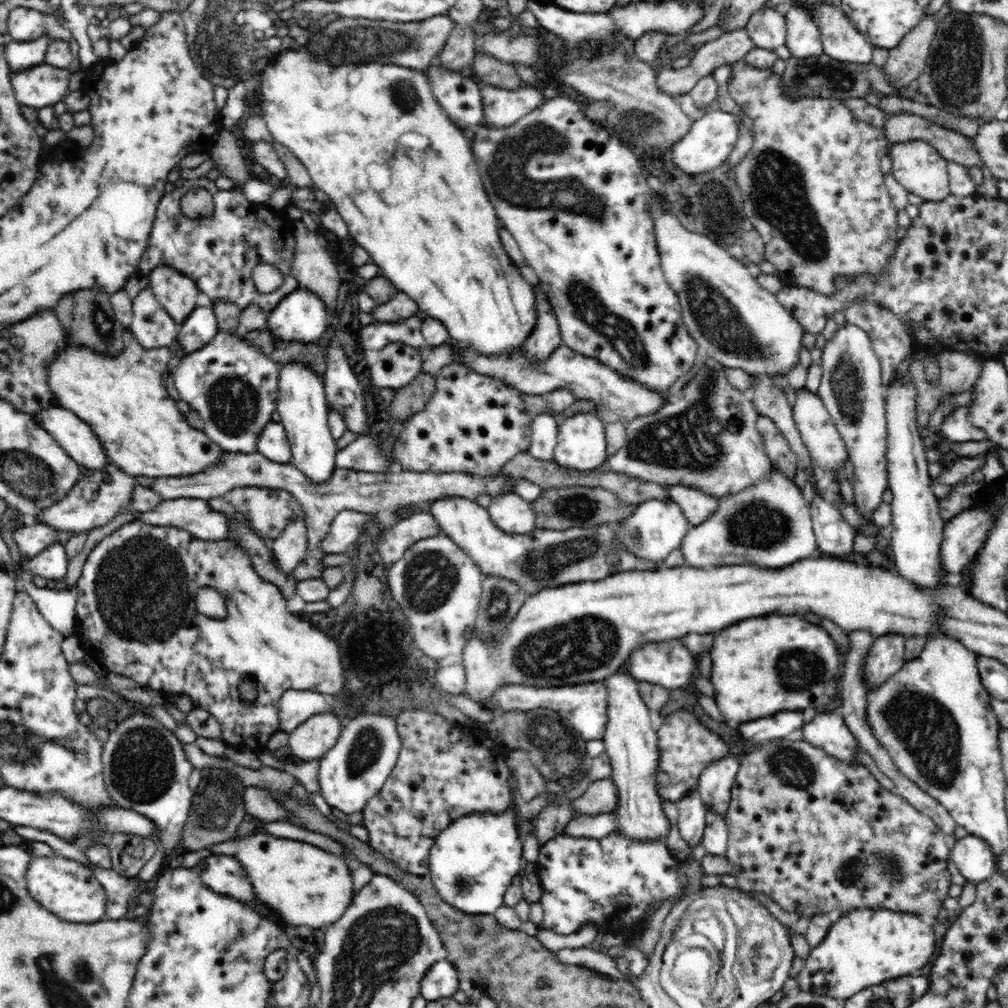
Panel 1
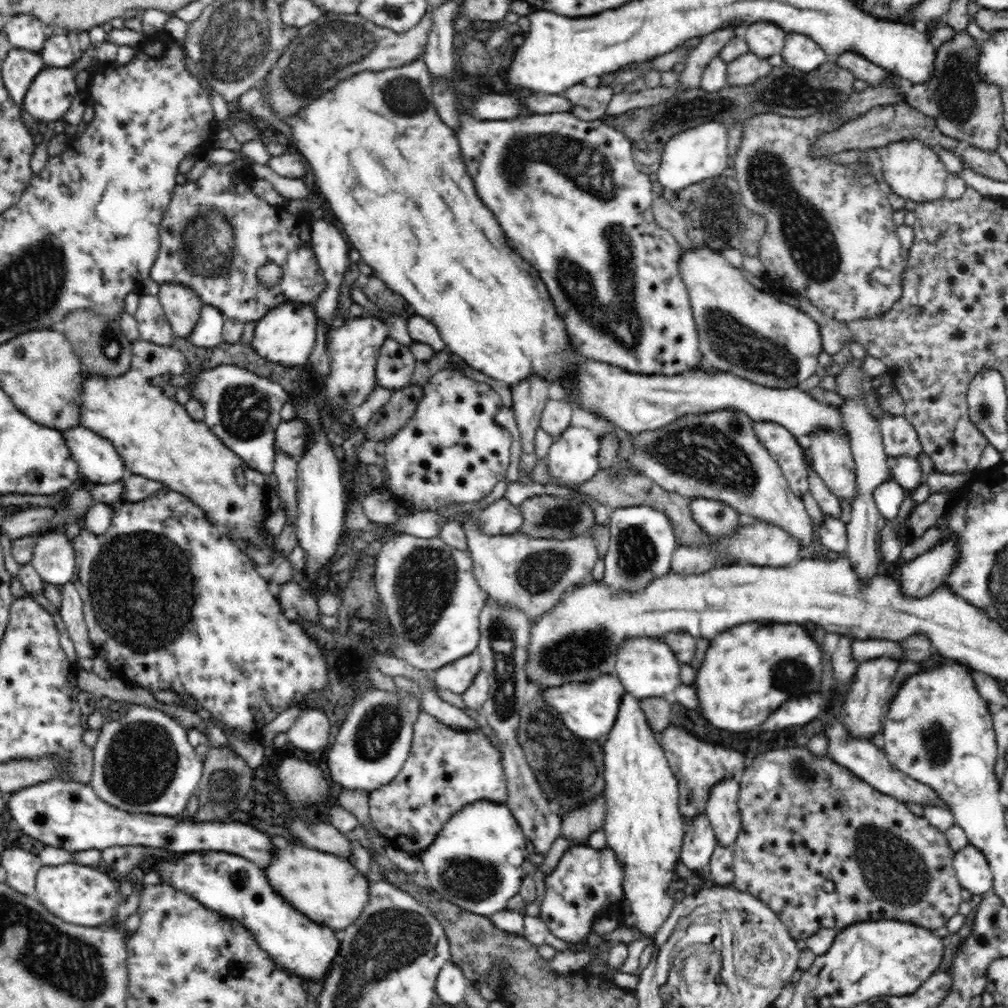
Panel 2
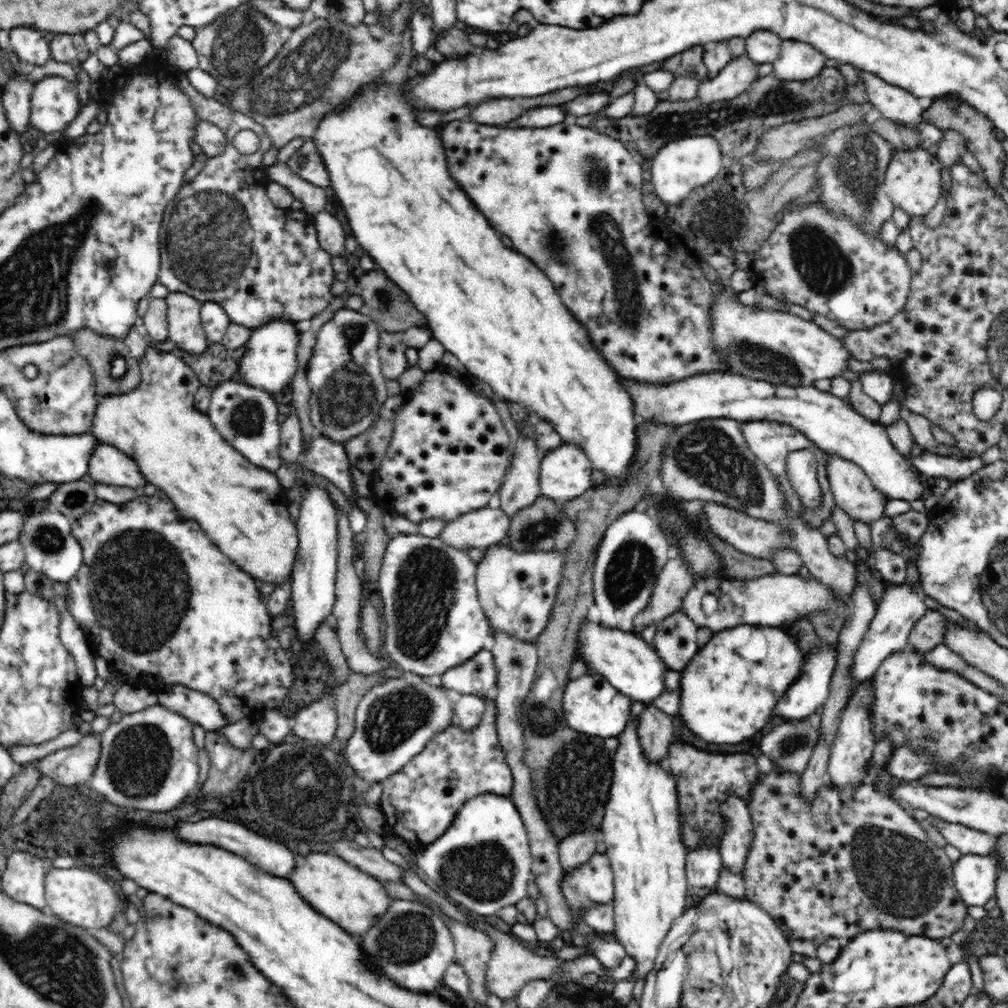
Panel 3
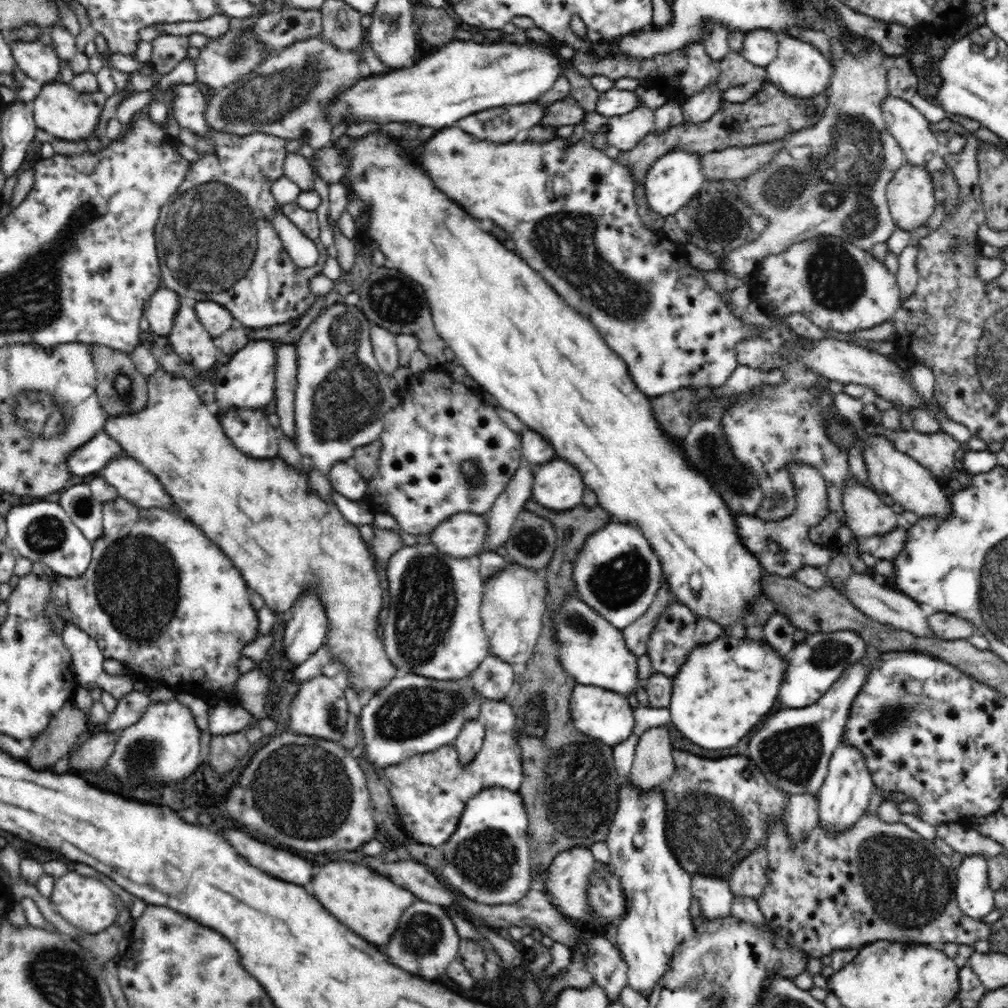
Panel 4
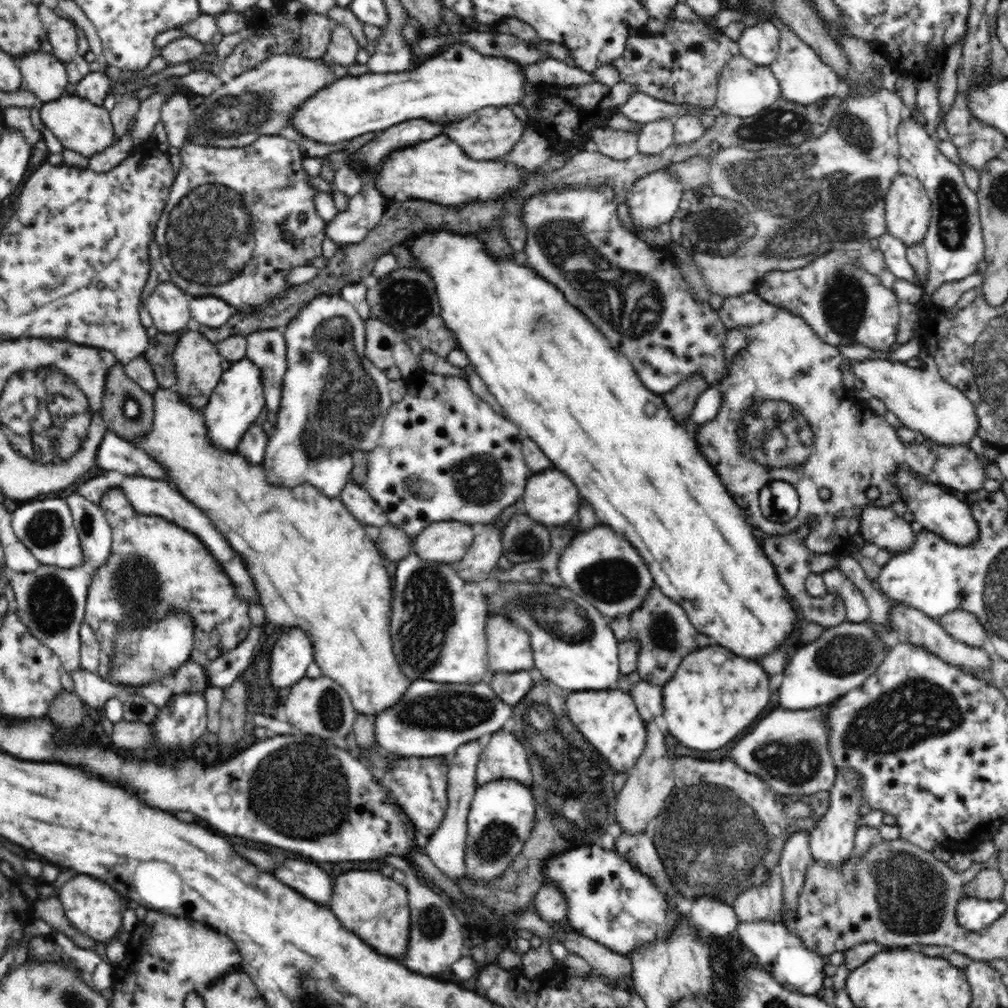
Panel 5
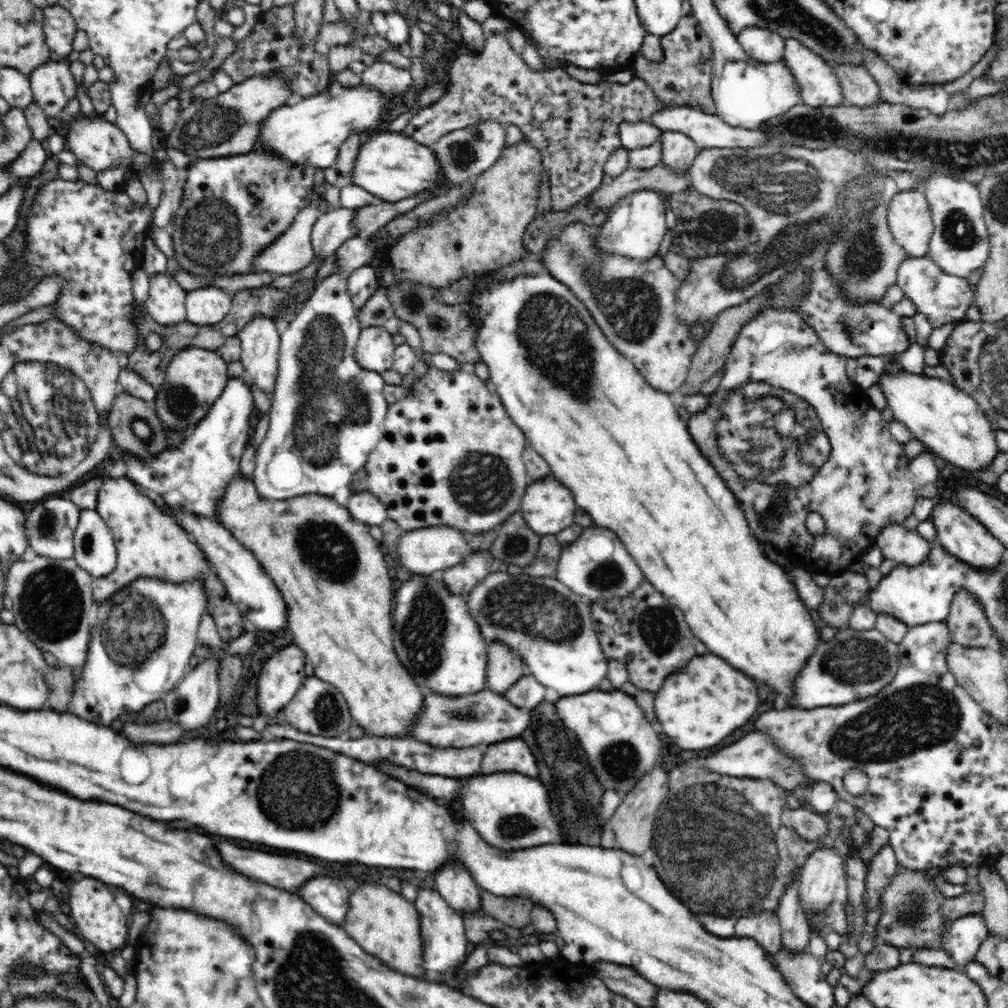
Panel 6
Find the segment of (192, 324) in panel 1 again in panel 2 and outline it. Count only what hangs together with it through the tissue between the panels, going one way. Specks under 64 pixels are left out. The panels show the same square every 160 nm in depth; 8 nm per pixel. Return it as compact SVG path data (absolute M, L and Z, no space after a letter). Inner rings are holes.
M204 305L192 335L188 338L196 347L212 348L223 341L223 325L226 316L216 307Z

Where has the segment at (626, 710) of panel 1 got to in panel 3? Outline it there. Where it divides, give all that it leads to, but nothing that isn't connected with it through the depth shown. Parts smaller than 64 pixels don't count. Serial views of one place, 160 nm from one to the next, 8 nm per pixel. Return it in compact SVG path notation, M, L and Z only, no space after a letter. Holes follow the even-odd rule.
M631 701L630 720L617 737L619 747L613 753L612 785L600 830L614 874L613 934L636 963L633 975L614 985L614 1000L624 1007L631 1001L636 980L645 979L654 968L662 940L686 910L689 885L685 870L688 850L681 835L676 781L664 764L646 761L638 741L634 718L639 718L644 708L645 703Z

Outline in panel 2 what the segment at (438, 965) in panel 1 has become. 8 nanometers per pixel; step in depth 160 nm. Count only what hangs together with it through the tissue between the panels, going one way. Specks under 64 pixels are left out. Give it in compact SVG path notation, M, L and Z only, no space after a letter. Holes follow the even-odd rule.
M450 960L438 972L436 976L435 995L446 1005L456 1005L463 1002L465 990L469 987L466 975L454 961Z

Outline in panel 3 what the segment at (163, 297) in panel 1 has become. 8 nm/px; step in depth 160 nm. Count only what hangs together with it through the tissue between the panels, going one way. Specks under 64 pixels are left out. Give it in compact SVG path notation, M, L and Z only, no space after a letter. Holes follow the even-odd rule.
M169 292L165 302L169 339L189 354L198 356L206 351L208 339L200 316L202 302L182 292Z

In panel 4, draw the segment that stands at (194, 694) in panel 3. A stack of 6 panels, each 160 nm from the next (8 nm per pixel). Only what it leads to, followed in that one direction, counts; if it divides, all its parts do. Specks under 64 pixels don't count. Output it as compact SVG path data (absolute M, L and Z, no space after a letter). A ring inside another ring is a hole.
M218 704L218 706L208 707L209 731L212 735L230 734L242 731L255 716L241 706L231 706Z

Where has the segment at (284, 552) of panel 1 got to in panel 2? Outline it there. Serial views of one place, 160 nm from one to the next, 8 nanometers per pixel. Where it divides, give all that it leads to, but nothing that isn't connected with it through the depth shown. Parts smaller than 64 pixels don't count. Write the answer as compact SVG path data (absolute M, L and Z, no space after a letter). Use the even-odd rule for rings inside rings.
M277 452L274 459L273 473L278 479L278 495L282 500L282 506L287 508L287 521L294 524L297 521L297 488L298 466L297 458L284 452Z

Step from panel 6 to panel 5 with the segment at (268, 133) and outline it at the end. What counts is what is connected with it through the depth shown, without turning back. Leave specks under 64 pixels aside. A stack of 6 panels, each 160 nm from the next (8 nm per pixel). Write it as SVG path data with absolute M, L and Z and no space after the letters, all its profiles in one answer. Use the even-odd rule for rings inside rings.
M456 43L406 72L348 74L339 78L300 104L291 118L291 126L310 140L338 144L412 119L450 124L486 106L520 105L527 82L518 61L485 56L465 43Z

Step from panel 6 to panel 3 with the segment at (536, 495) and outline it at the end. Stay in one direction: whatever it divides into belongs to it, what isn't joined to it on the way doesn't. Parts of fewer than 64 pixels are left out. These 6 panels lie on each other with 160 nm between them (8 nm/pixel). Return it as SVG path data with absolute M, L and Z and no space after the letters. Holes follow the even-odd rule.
M563 443L542 455L541 494L558 503L574 500L590 488L592 469L583 448Z

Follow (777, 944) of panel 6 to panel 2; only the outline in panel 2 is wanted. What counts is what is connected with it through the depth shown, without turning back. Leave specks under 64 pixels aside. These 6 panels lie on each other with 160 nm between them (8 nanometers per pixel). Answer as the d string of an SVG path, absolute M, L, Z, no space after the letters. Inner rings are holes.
M732 779L717 783L712 789L706 804L706 816L714 829L717 841L732 849L742 823L738 805L739 784Z

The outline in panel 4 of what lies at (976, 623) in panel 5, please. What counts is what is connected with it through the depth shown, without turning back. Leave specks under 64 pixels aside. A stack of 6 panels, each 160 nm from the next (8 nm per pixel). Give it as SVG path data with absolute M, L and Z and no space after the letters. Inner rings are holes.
M928 611L926 618L932 634L944 640L968 640L975 632L972 622L955 613Z

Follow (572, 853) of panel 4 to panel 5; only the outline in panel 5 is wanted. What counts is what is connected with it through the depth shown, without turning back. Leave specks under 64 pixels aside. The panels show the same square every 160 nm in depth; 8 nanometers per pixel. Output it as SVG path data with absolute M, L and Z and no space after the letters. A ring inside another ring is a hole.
M544 884L536 893L533 908L546 922L565 922L567 902L558 887Z

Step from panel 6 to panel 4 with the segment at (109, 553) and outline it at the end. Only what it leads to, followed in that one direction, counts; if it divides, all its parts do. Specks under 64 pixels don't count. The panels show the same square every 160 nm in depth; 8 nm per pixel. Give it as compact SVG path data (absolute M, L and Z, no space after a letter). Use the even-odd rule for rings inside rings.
M79 483L63 489L57 501L64 507L71 521L92 544L103 536L103 503L95 498L86 483Z

